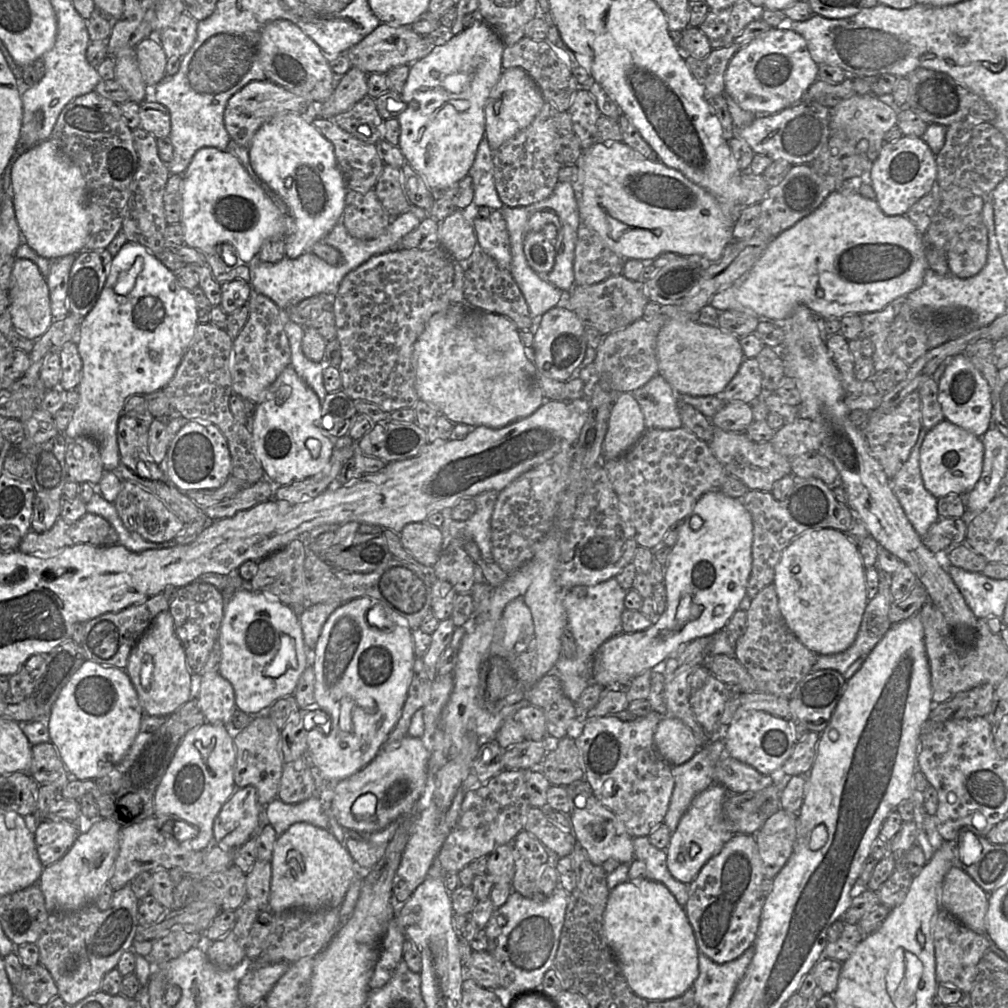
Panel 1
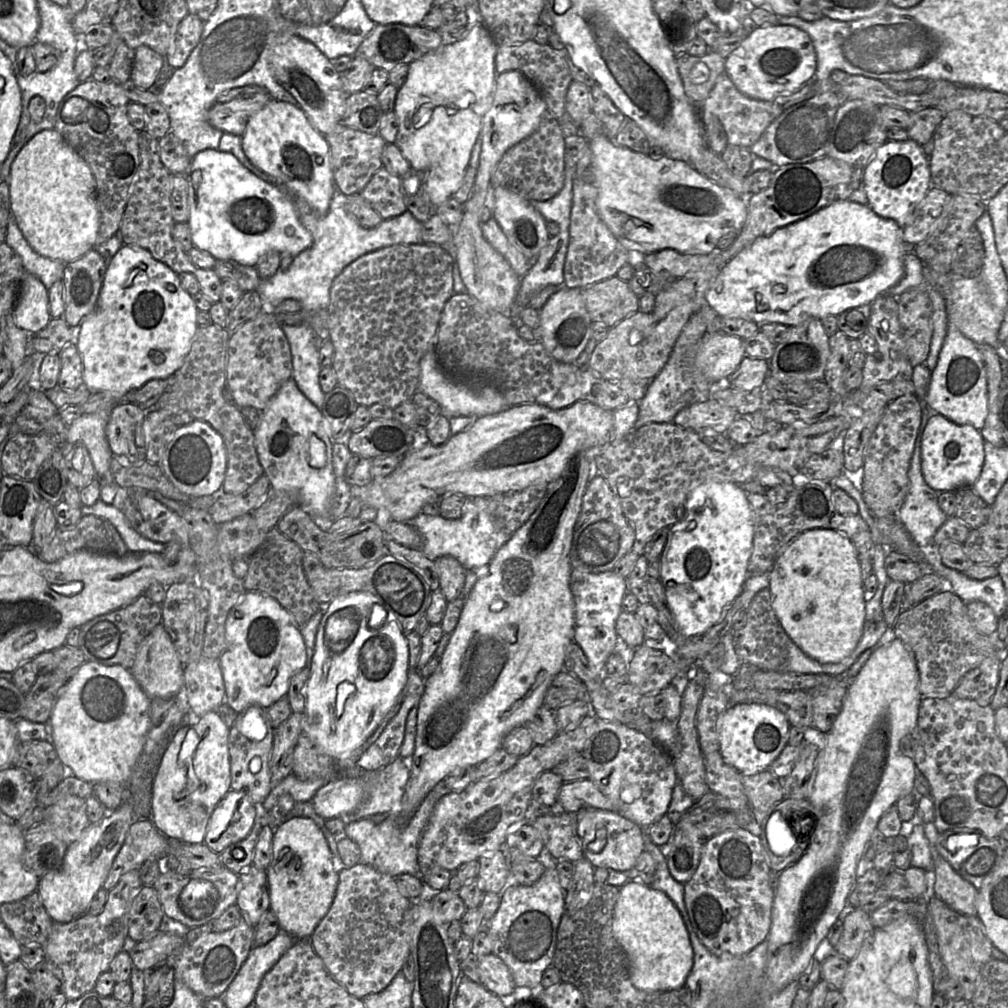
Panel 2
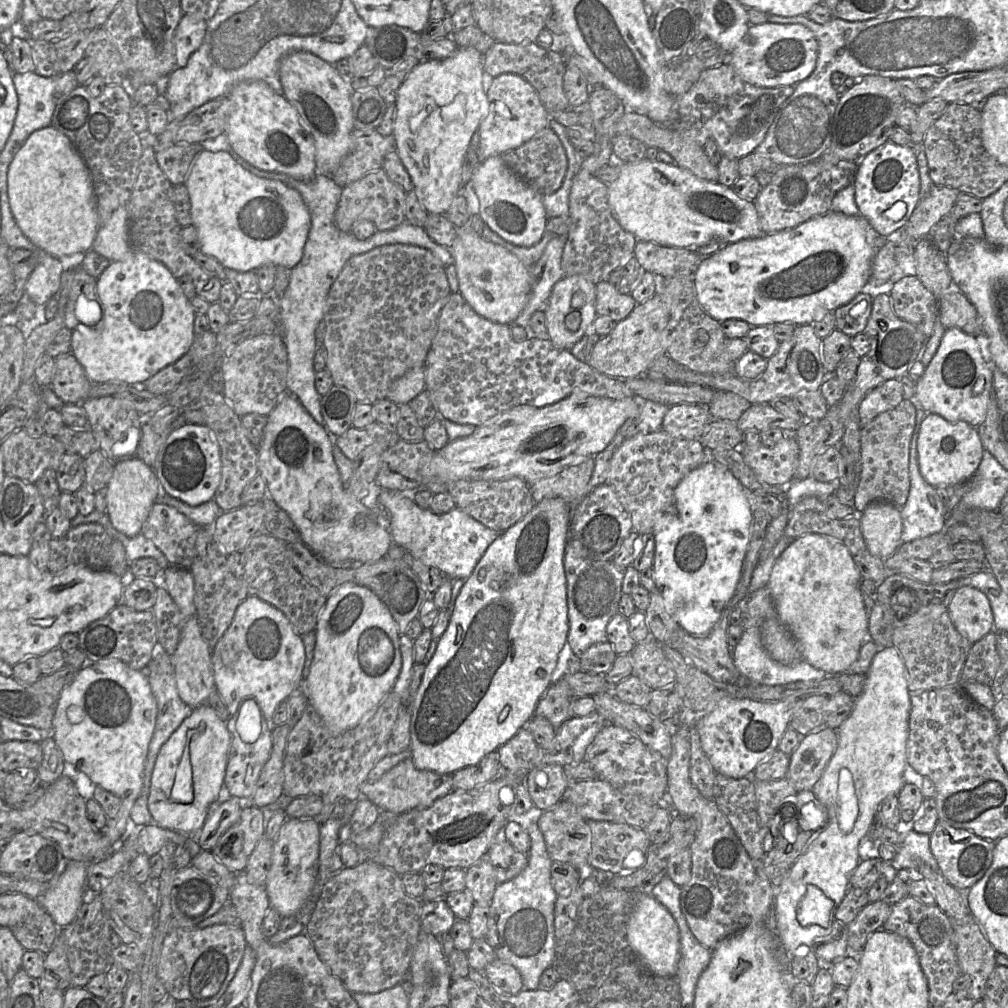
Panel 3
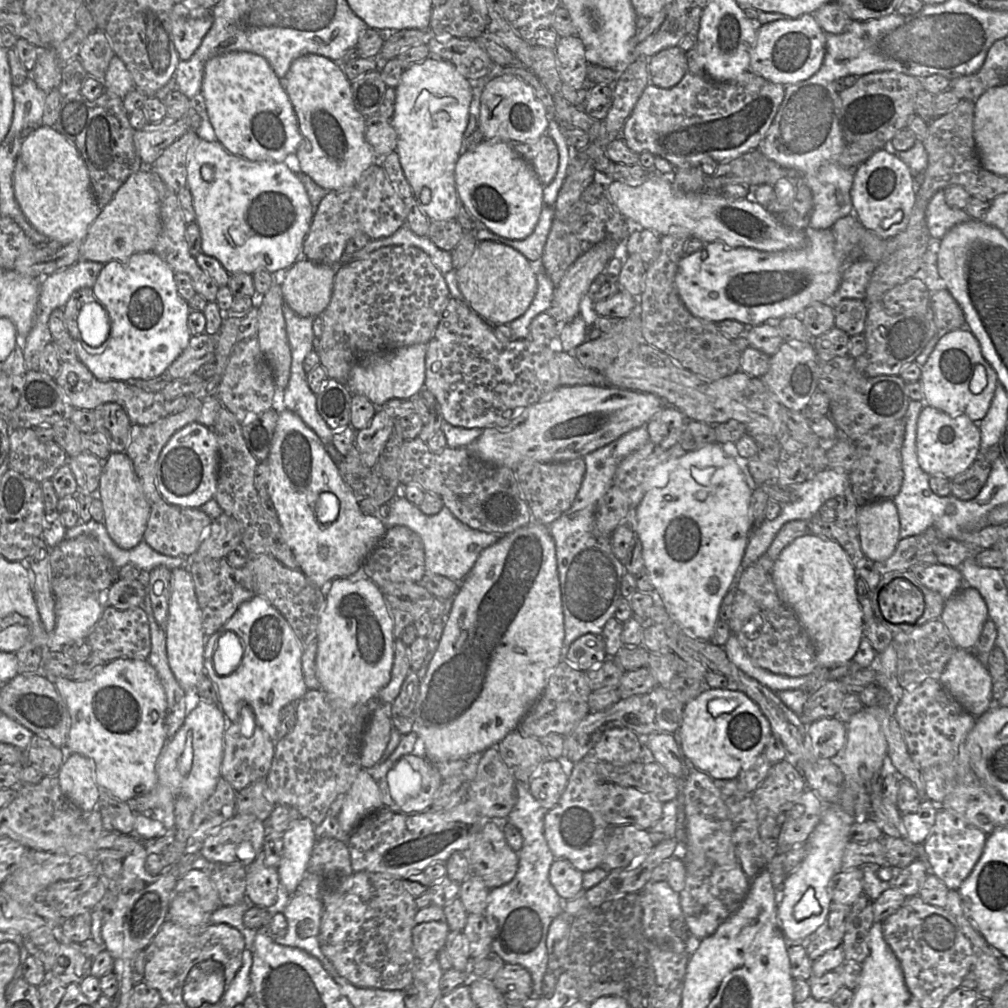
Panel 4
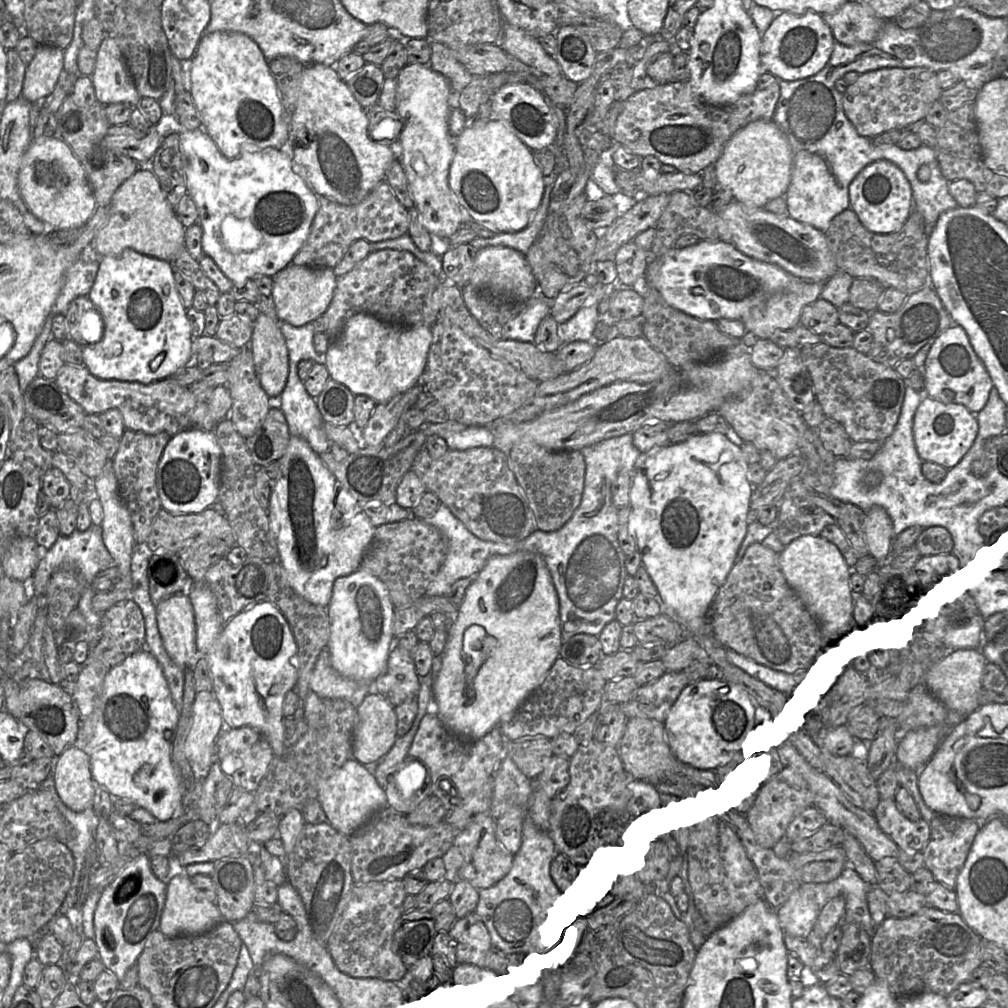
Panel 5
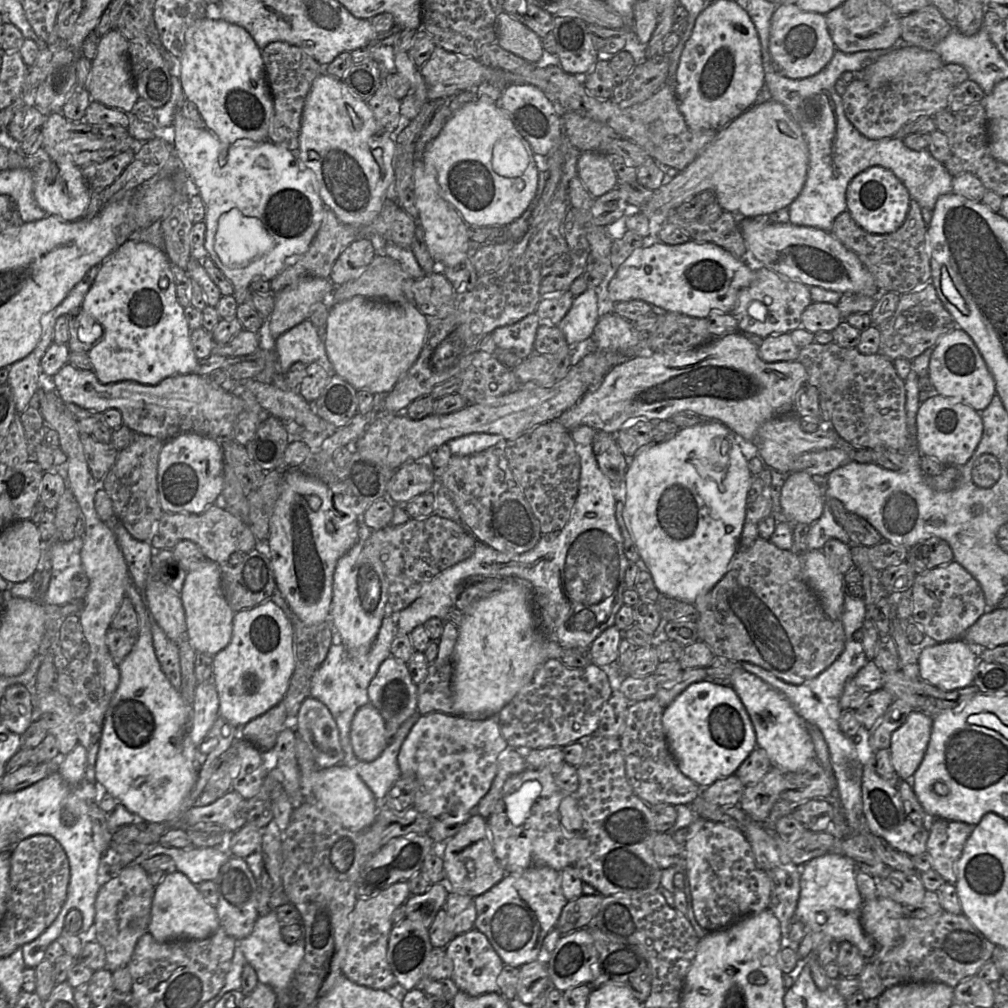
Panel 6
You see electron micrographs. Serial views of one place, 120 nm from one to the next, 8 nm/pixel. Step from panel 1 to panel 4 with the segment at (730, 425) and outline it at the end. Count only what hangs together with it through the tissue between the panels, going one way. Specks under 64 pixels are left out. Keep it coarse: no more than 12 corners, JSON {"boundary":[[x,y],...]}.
{"boundary":[[666,405],[646,424],[662,449],[678,444],[688,419]]}

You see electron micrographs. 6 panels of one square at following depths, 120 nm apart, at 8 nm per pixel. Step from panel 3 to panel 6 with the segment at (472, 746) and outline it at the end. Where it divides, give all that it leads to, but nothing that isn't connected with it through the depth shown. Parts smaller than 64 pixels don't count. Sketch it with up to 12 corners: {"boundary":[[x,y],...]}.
{"boundary":[[520,578],[464,612],[455,709],[496,717],[563,648]]}

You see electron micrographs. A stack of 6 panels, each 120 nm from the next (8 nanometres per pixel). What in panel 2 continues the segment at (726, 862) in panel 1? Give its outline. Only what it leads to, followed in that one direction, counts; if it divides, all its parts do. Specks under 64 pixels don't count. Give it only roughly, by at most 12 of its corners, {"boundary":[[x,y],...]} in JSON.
{"boundary":[[760,837],[704,841],[684,884],[694,933],[743,956],[766,939],[775,893]]}

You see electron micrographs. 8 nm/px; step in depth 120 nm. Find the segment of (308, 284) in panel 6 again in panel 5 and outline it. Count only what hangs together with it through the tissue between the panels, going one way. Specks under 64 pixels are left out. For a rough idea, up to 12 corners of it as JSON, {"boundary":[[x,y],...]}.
{"boundary":[[289,264],[273,276],[278,320],[303,326],[328,309],[332,268]]}

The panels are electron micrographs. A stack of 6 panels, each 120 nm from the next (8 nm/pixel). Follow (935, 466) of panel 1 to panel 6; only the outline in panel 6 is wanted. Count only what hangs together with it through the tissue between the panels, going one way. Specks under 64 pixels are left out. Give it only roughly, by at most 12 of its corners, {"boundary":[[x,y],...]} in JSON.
{"boundary":[[935,394],[916,415],[922,455],[964,465],[983,433],[968,404]]}

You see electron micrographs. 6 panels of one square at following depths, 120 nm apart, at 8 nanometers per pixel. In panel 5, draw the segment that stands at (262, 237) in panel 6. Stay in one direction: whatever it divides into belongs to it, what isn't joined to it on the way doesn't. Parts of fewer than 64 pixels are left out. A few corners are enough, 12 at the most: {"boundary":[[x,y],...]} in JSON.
{"boundary":[[227,215],[220,228],[225,247],[251,251],[261,233],[247,220]]}

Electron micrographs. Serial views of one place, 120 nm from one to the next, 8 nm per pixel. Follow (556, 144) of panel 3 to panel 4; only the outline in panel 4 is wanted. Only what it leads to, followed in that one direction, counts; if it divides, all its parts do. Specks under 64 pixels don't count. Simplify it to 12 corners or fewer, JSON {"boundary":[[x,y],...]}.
{"boundary":[[549,134],[514,148],[544,186],[553,181],[559,152]]}

